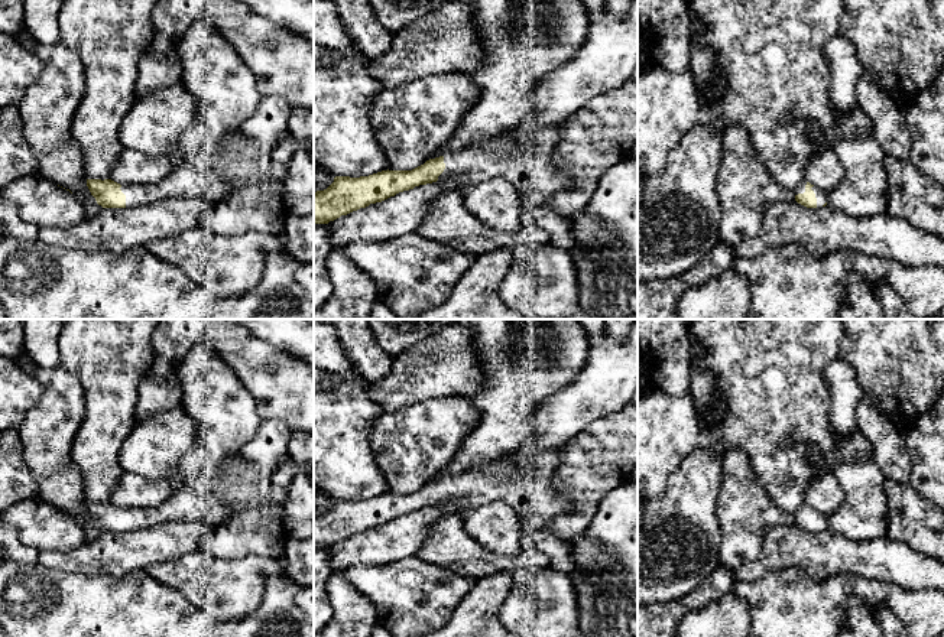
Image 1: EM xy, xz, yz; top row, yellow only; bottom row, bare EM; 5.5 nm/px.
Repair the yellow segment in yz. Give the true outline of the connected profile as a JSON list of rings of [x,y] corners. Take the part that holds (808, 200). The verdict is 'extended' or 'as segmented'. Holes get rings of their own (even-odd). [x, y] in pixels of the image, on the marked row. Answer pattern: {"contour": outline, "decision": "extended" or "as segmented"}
{"contour": [[[802,181],[794,191],[795,201],[807,208],[821,208],[827,205],[828,194],[807,181]]], "decision": "extended"}

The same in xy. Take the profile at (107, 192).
{"contour": [[[263,95],[250,118],[208,150],[191,155],[168,178],[147,185],[87,179],[87,186],[103,208],[140,207],[172,196],[201,198],[211,205],[267,175],[273,149],[289,143],[292,110],[285,98]]], "decision": "extended"}

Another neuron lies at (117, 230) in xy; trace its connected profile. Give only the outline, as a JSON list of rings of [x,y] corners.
[[[172,196],[130,208],[104,208],[72,227],[40,228],[38,238],[82,253],[121,254],[150,241],[178,235],[202,224],[210,204],[201,198]]]

